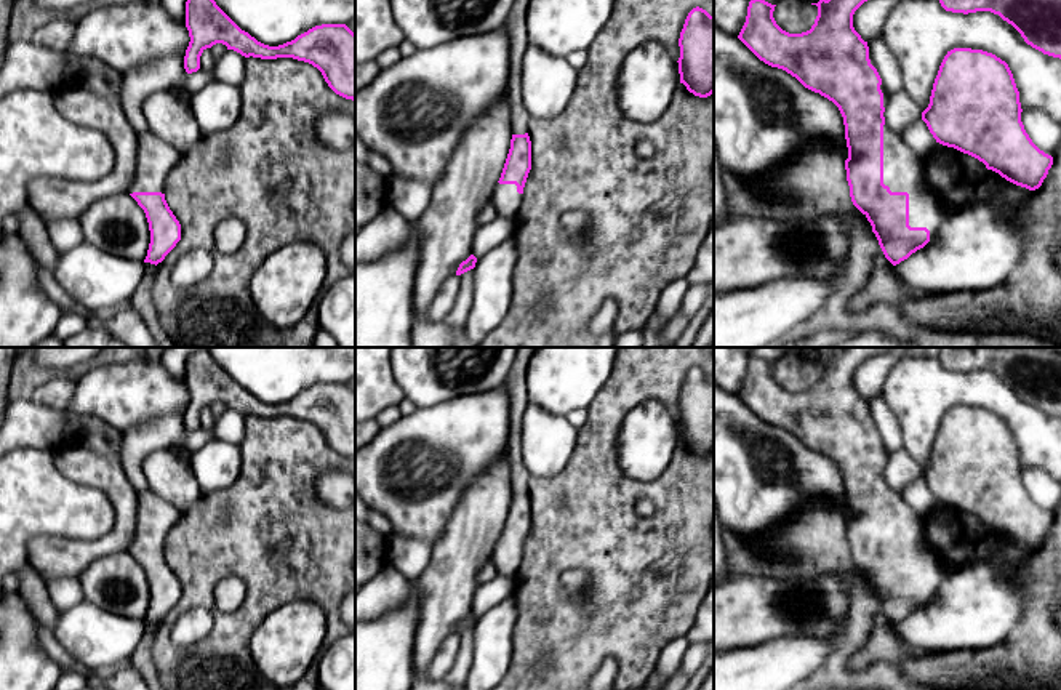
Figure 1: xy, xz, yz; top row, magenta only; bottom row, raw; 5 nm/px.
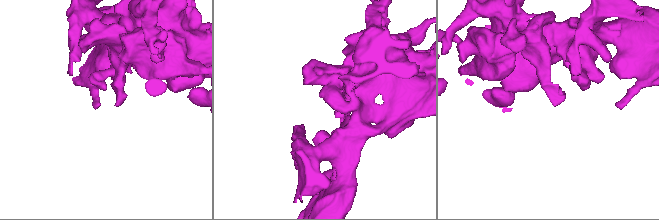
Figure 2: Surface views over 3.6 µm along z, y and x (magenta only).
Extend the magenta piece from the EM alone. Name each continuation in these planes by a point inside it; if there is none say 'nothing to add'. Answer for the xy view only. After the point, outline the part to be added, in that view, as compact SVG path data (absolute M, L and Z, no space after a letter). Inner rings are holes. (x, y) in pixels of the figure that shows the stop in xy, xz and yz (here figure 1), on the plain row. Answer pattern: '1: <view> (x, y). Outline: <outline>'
1: xy (156, 519). Outline: M152 490L138 495L138 520L128 552L165 552L165 540L179 517L181 512L176 507L166 506Z

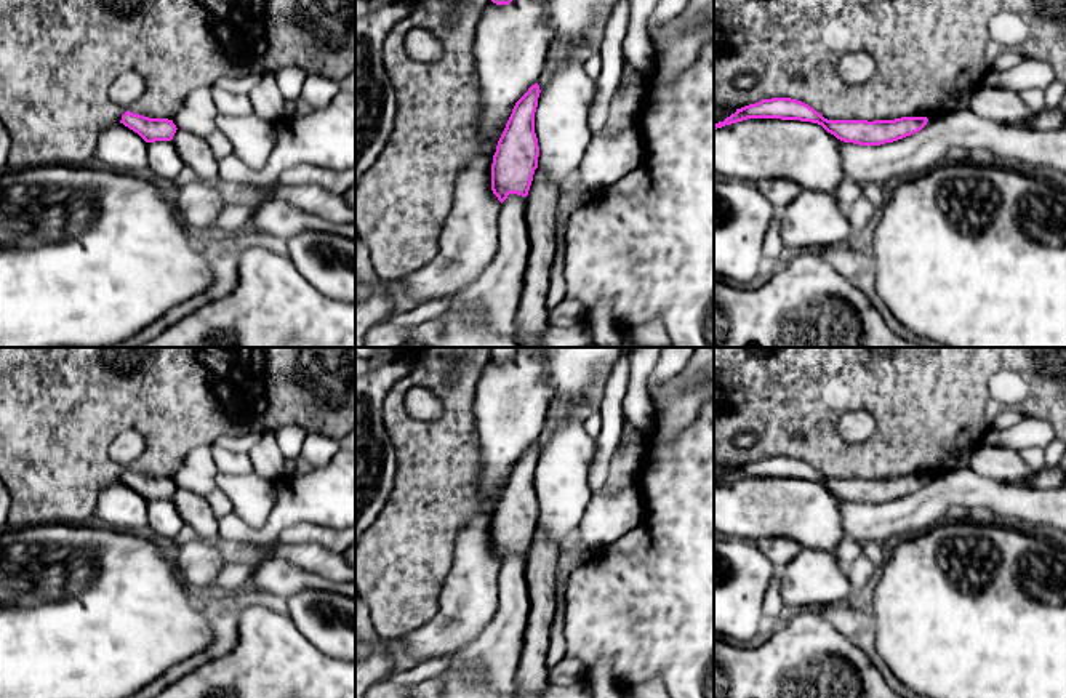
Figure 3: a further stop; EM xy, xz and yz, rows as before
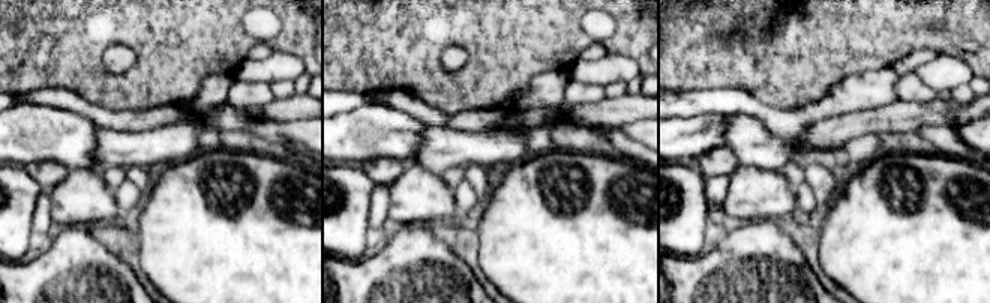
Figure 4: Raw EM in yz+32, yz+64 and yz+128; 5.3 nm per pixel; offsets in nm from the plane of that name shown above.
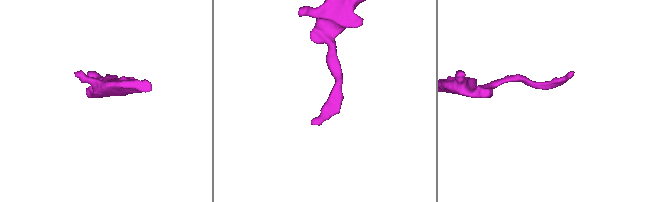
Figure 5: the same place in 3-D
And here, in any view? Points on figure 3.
nothing to add

